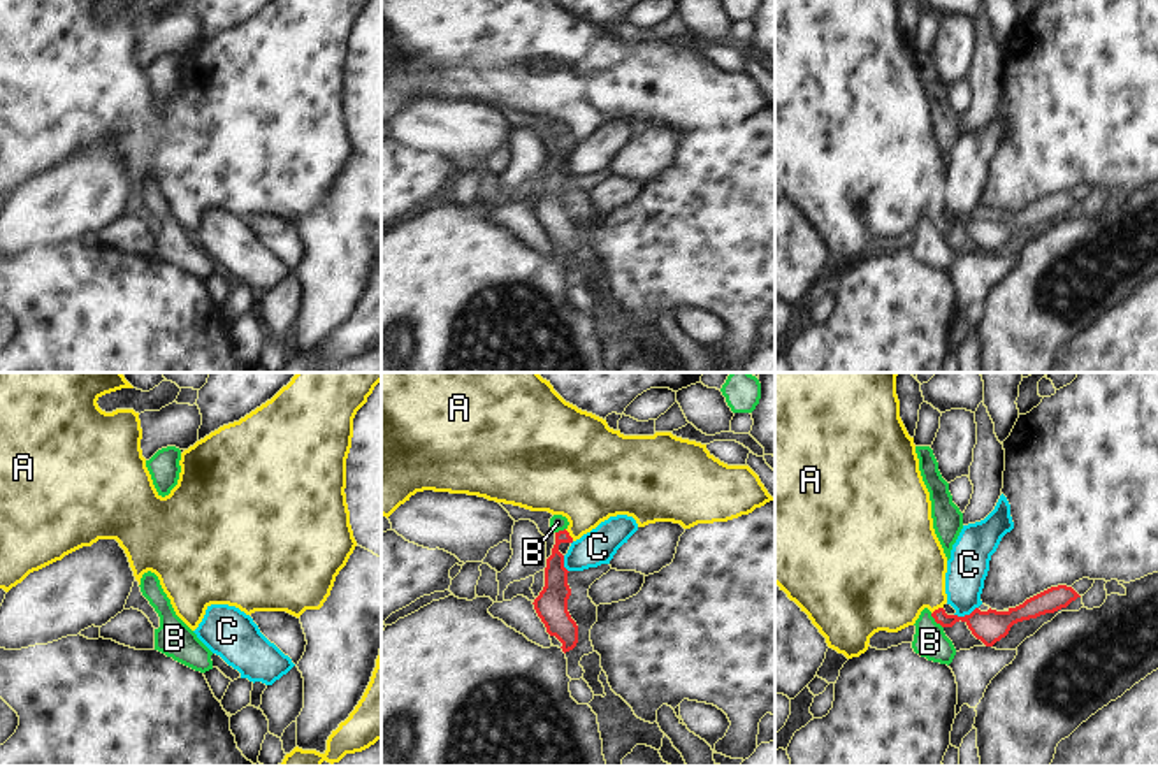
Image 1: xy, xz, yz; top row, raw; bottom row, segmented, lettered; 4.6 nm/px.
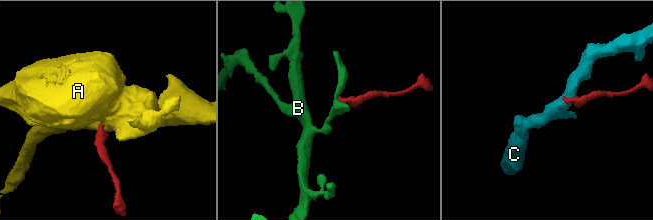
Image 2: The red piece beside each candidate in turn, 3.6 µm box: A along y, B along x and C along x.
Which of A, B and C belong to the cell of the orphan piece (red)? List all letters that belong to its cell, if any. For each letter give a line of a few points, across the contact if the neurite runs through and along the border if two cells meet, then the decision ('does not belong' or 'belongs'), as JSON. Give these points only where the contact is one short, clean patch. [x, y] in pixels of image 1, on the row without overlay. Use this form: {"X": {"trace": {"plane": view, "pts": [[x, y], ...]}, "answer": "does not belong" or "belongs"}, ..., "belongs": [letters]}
{"A": {"trace": {"plane": "xz", "pts": [[556, 194], [556, 151], [568, 141], [582, 127], [587, 90]]}, "answer": "belongs"}, "B": {"trace": {"plane": "yz", "pts": [[930, 220], [942, 234]]}, "answer": "does not belong"}, "C": {"trace": {"plane": "yz", "pts": [[977, 213], [969, 220], [955, 222]]}, "answer": "does not belong"}, "belongs": ["A"]}

